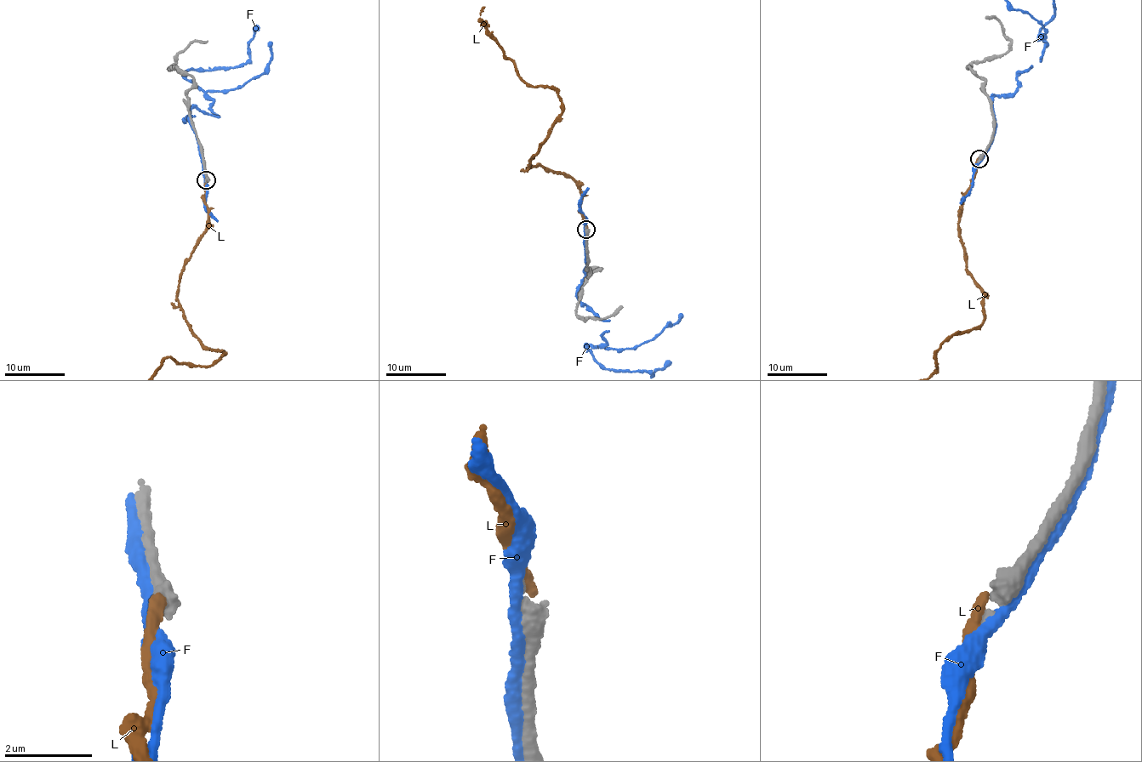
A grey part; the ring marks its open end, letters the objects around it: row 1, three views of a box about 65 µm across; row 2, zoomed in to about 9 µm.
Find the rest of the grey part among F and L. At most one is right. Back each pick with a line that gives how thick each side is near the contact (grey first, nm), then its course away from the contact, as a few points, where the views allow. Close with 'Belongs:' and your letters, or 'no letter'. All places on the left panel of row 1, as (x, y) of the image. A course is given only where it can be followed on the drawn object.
Belongs: no letter

